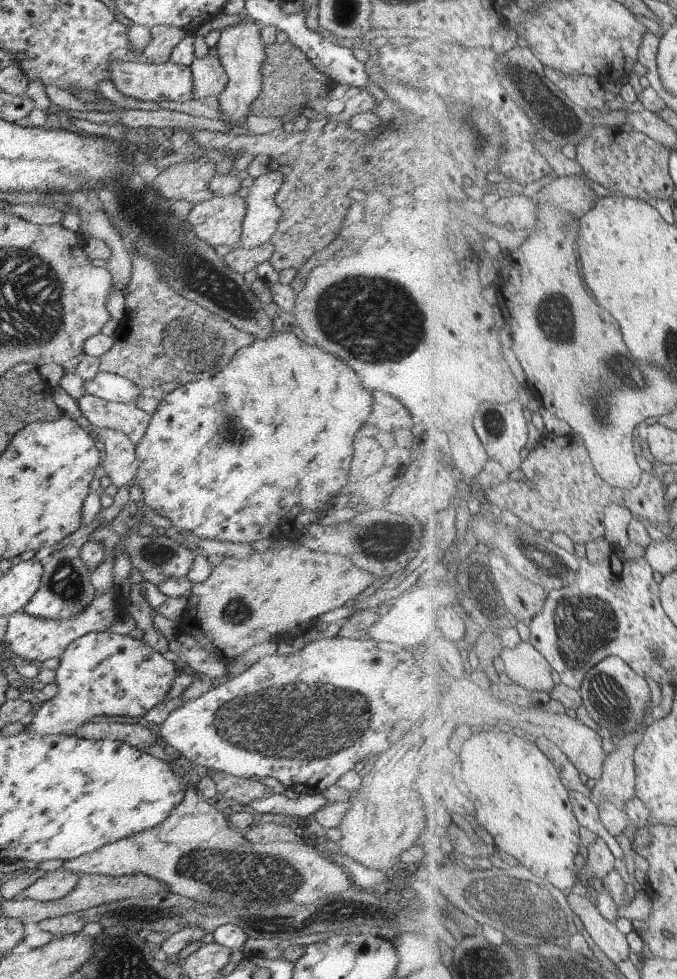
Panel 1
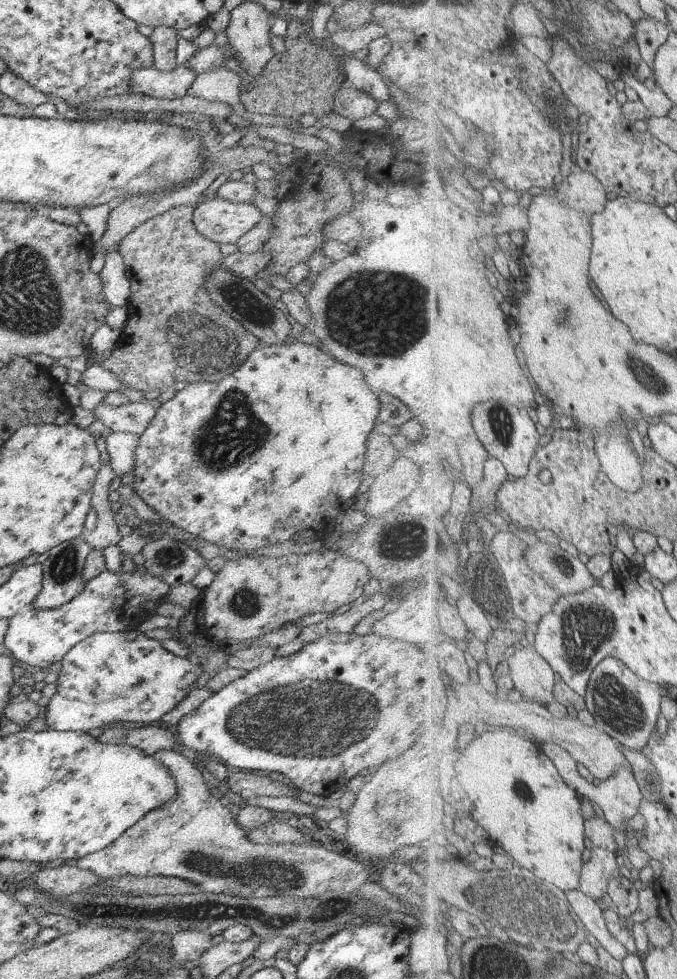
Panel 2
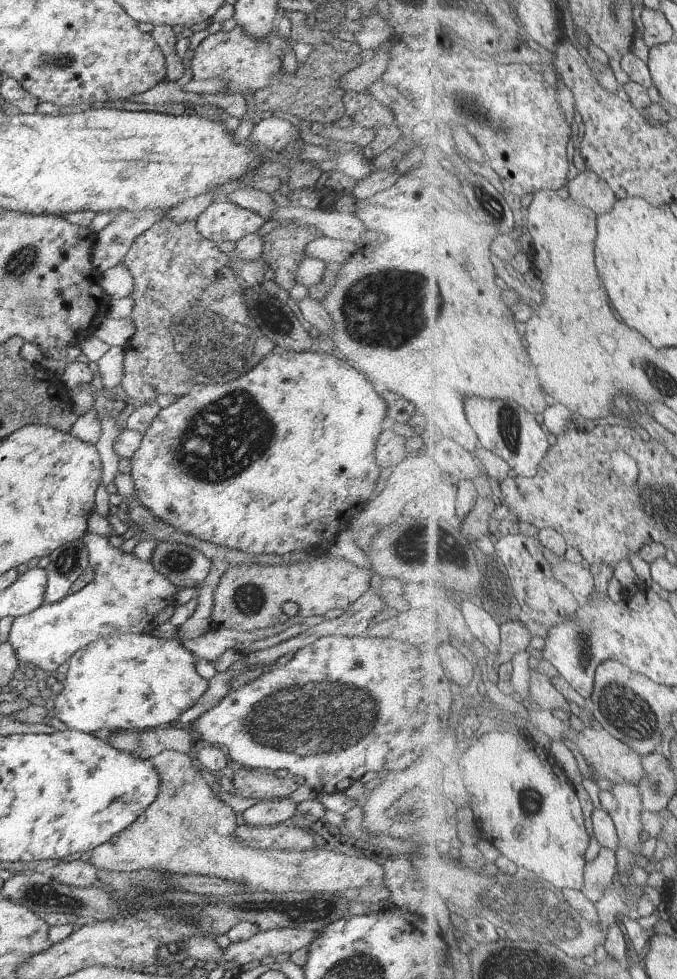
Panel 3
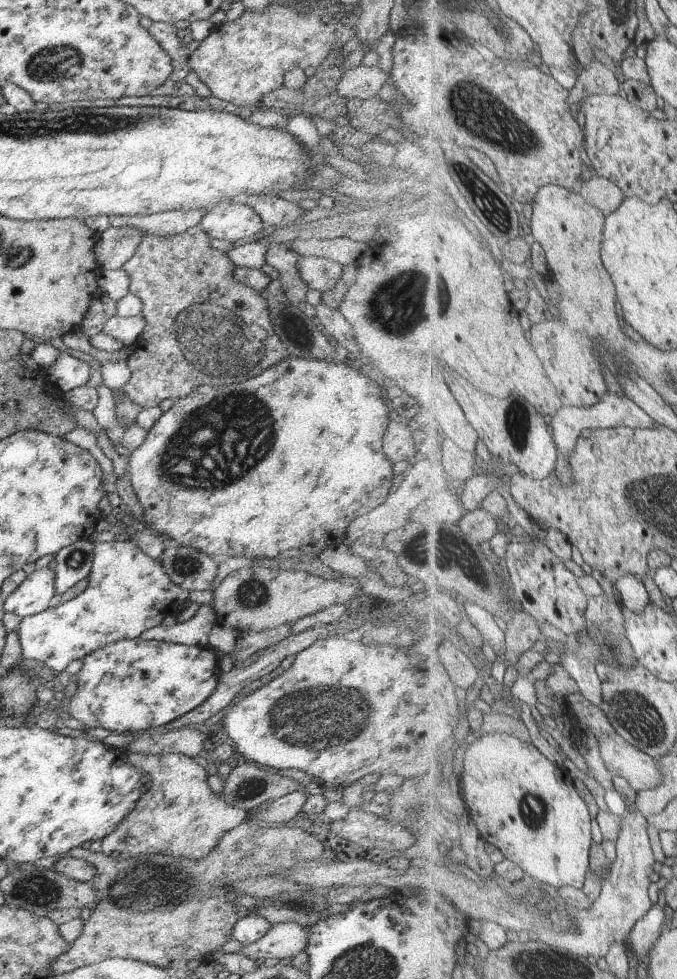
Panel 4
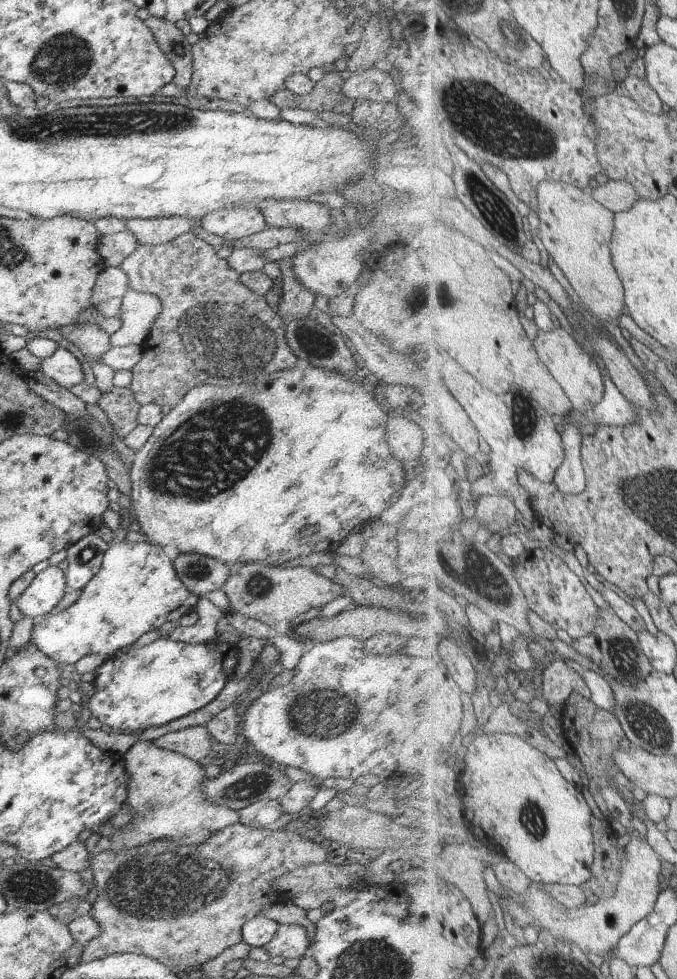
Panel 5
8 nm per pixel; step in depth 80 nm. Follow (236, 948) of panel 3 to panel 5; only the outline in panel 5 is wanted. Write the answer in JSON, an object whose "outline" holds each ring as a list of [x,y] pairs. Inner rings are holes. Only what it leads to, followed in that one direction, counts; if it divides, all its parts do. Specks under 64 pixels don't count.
{"outline":[[[291,923],[279,925],[273,940],[261,948],[265,949],[270,956],[282,956],[285,959],[301,957],[309,944],[305,927]]]}

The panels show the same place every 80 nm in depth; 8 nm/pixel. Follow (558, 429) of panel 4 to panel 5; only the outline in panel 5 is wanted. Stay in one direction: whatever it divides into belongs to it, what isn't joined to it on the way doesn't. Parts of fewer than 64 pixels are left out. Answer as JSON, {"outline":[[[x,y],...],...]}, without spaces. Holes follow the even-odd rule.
{"outline":[[[599,366],[599,372],[603,376],[603,384],[605,384],[605,394],[601,404],[597,404],[588,414],[588,418],[592,420],[593,427],[602,425],[627,426],[627,424],[636,423],[640,417],[635,408],[635,404],[619,390],[610,375],[605,369]],[[561,422],[561,434],[565,443],[566,459],[561,468],[556,472],[555,484],[561,492],[567,494],[579,494],[585,492],[587,480],[585,480],[585,468],[581,464],[581,442],[584,433],[575,426],[563,425]]]}

